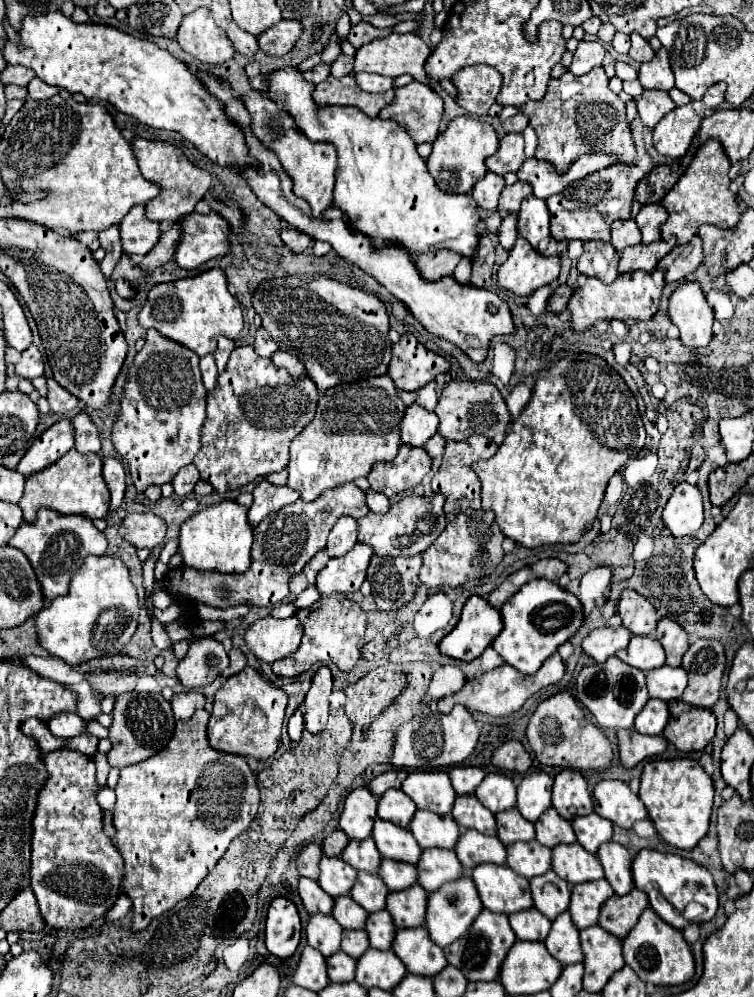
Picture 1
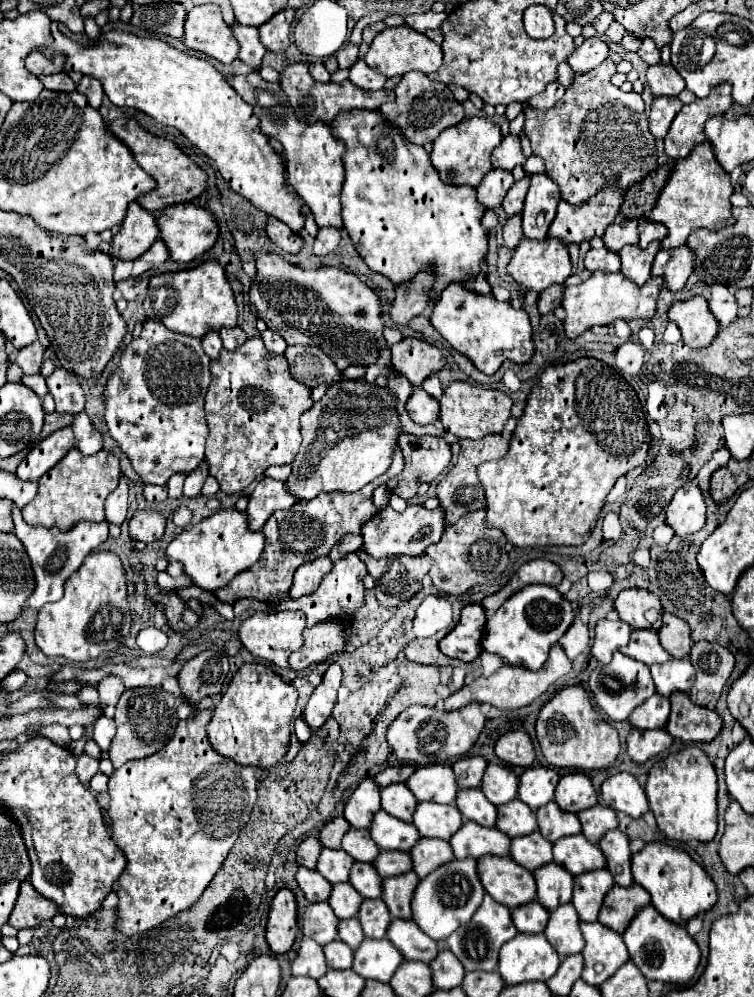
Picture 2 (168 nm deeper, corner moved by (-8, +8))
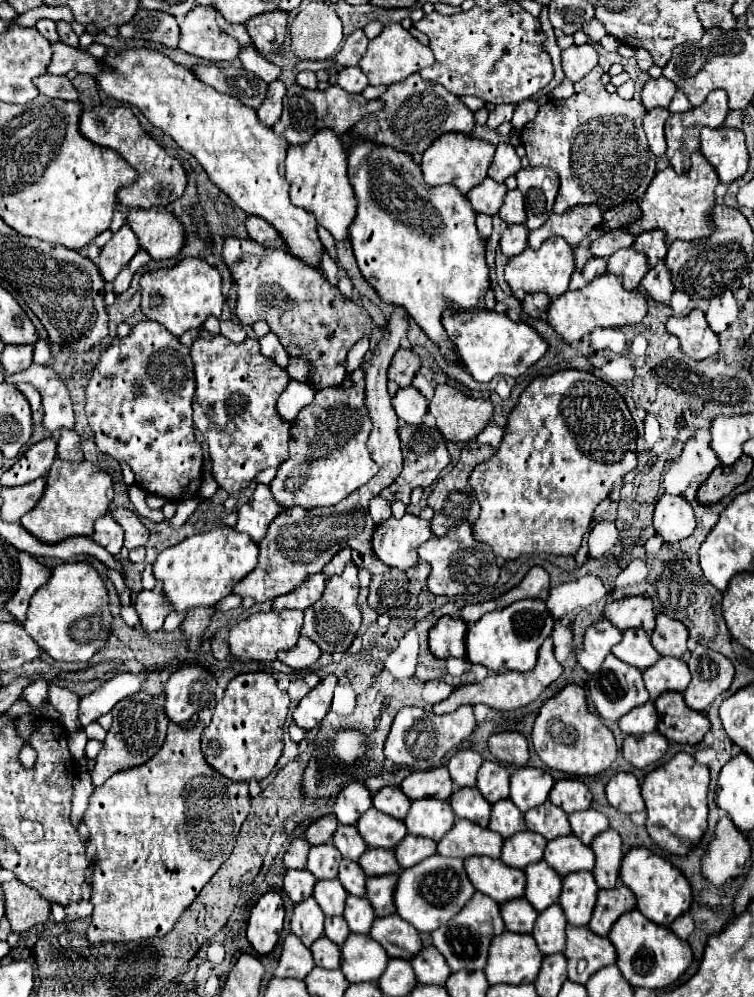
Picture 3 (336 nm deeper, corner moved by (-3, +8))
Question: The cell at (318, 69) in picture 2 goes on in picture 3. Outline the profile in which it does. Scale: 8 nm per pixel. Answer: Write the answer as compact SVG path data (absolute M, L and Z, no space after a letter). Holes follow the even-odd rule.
M299 71L297 73L297 83L305 89L317 89L317 77L313 71Z

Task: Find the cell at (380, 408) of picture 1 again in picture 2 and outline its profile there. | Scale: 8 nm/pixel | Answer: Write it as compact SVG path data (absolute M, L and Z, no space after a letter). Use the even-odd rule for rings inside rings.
M346 381L344 385L328 387L326 395L300 417L302 447L286 481L288 491L296 499L308 501L318 493L354 493L380 477L390 467L394 443L398 439L400 423L394 407L396 397L378 385Z

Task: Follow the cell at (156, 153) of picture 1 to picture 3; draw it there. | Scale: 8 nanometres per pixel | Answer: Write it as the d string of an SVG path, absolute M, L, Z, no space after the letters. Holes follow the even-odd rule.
M99 105L93 109L85 109L81 115L79 129L89 141L117 151L125 161L129 161L129 165L133 169L137 169L139 179L135 183L131 183L129 187L119 191L119 203L121 205L135 207L135 209L137 207L141 207L141 209L167 207L169 203L177 201L185 193L185 187L187 187L185 167L175 157L165 155L165 149L139 127L139 121L129 107Z

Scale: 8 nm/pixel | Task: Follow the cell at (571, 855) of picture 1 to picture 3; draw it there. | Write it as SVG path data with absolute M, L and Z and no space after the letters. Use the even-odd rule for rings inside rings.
M567 835L567 837L557 837L547 843L545 861L561 877L565 877L581 869L591 871L595 865L595 855L593 855L593 849L583 845L575 835Z

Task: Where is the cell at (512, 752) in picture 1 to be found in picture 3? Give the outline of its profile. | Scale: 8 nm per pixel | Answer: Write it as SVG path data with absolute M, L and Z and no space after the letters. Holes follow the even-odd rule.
M503 731L491 735L489 751L505 765L525 765L529 761L527 739L515 731Z

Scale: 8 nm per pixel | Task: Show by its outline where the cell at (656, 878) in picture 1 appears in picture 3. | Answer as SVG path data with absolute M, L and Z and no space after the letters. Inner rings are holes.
M633 847L623 857L619 875L621 875L621 881L635 893L639 911L657 925L671 927L671 923L691 907L693 891L691 891L691 883L687 881L687 877L675 865L655 855L647 847Z

